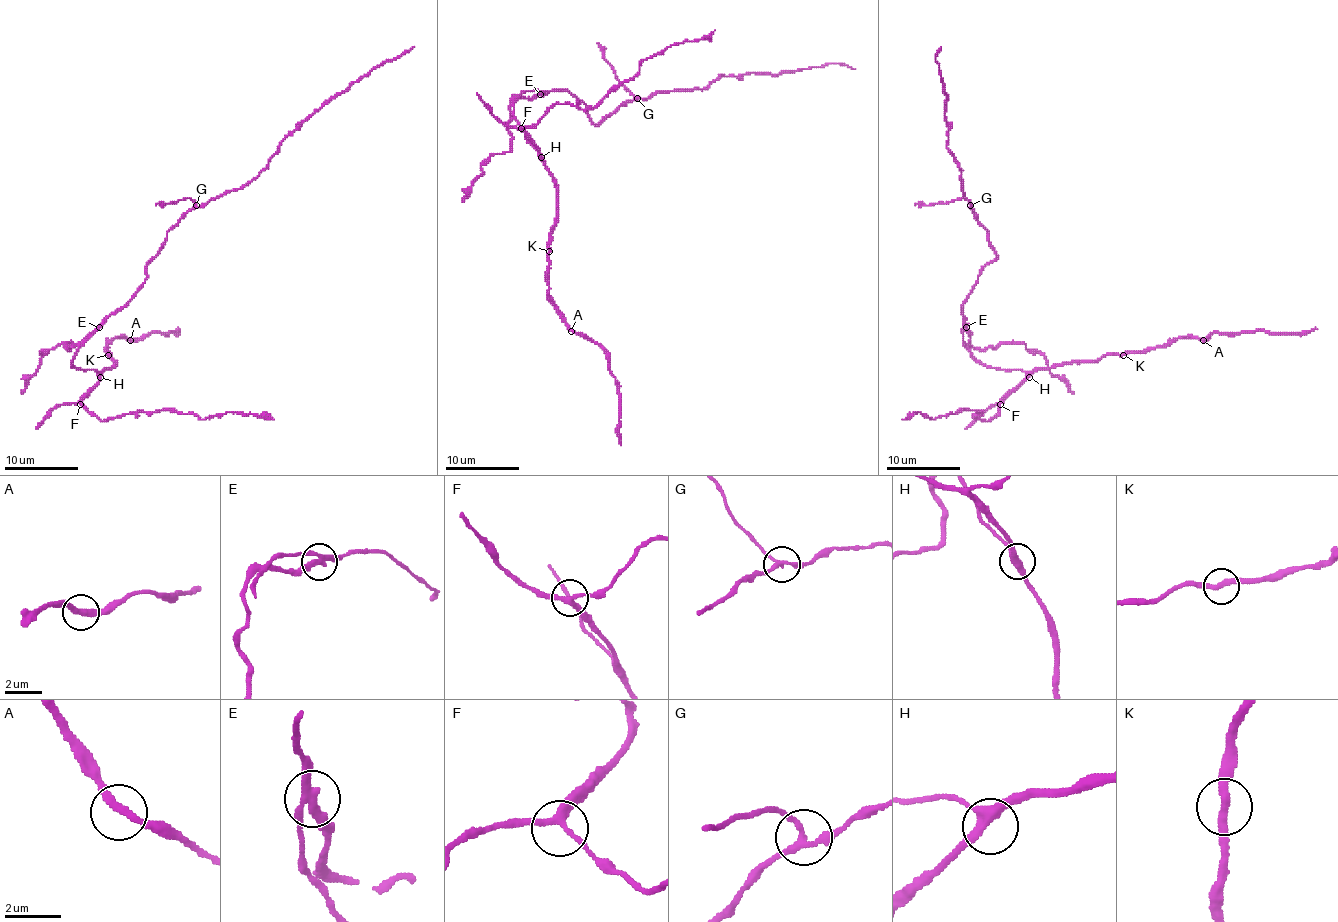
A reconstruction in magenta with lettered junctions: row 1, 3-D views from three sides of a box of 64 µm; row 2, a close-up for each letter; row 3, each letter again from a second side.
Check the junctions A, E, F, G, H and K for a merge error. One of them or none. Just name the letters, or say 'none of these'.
E

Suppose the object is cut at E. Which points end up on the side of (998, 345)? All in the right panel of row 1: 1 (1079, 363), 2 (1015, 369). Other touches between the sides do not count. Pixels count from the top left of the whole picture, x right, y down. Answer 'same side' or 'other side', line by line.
1: other side
2: other side

